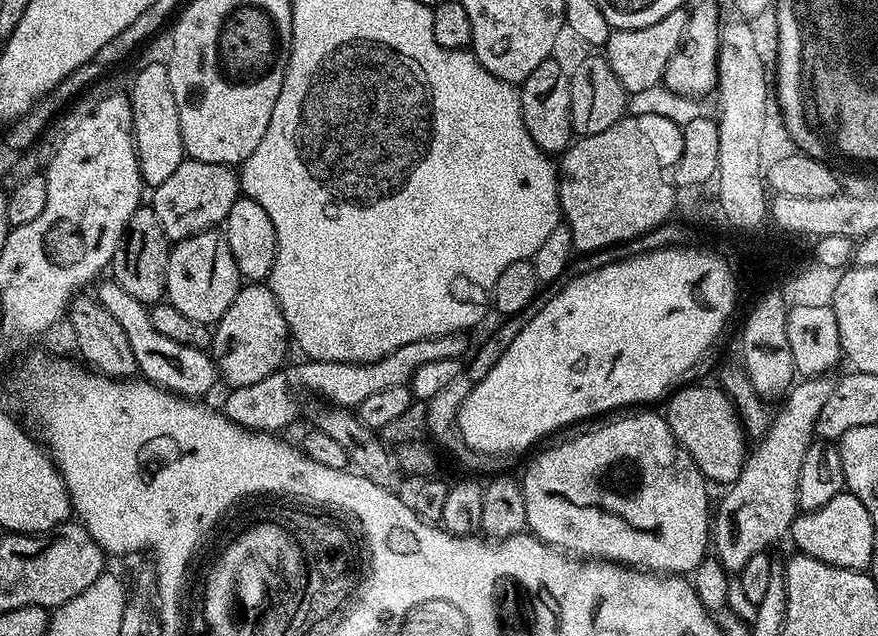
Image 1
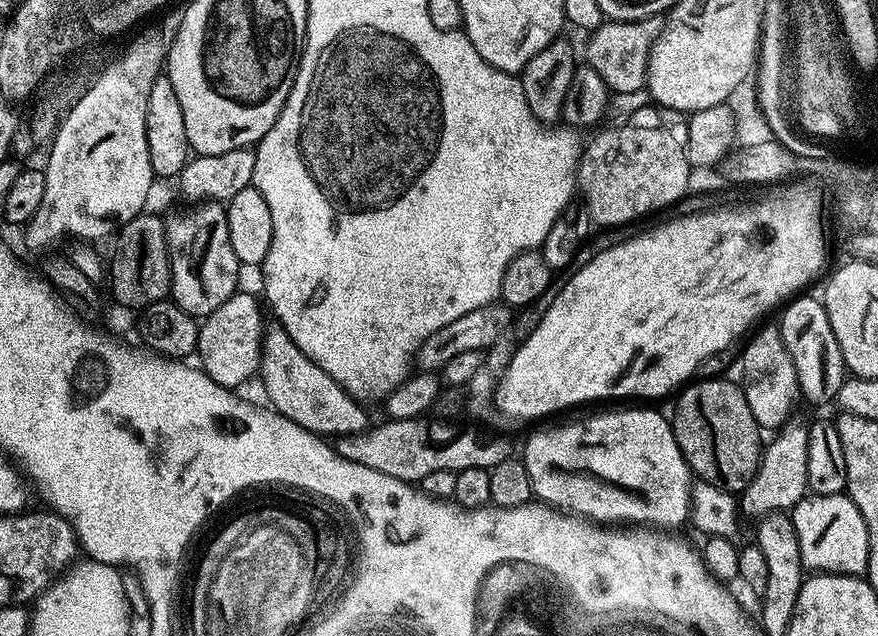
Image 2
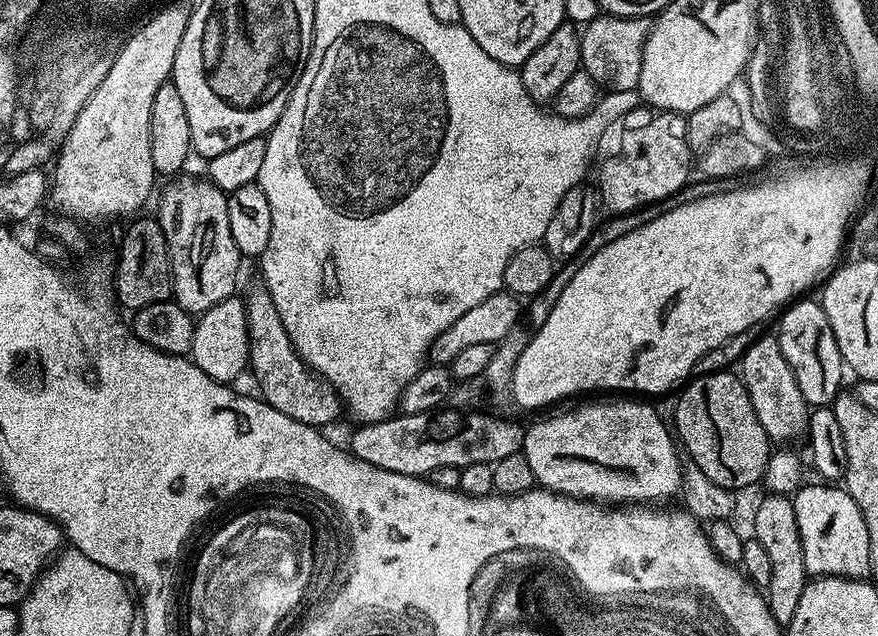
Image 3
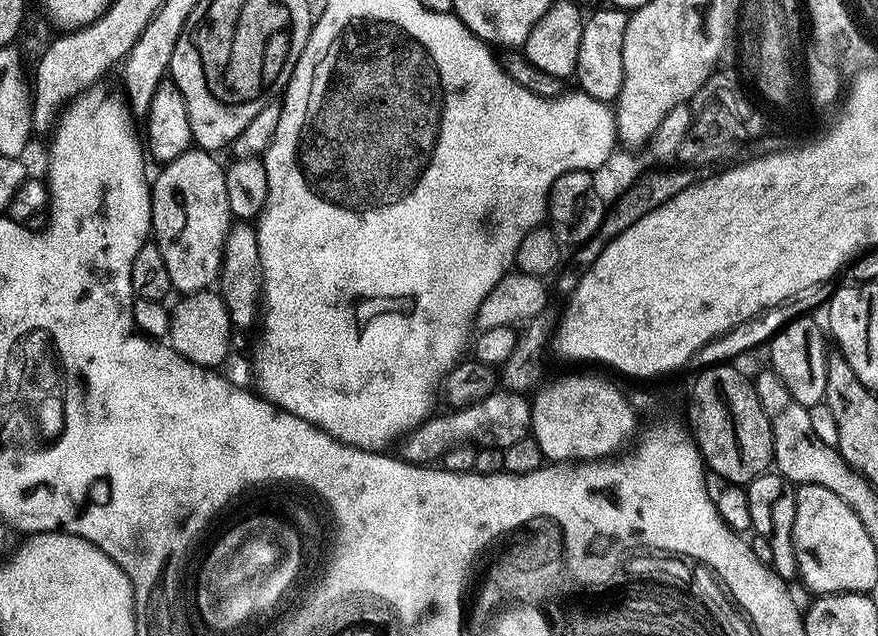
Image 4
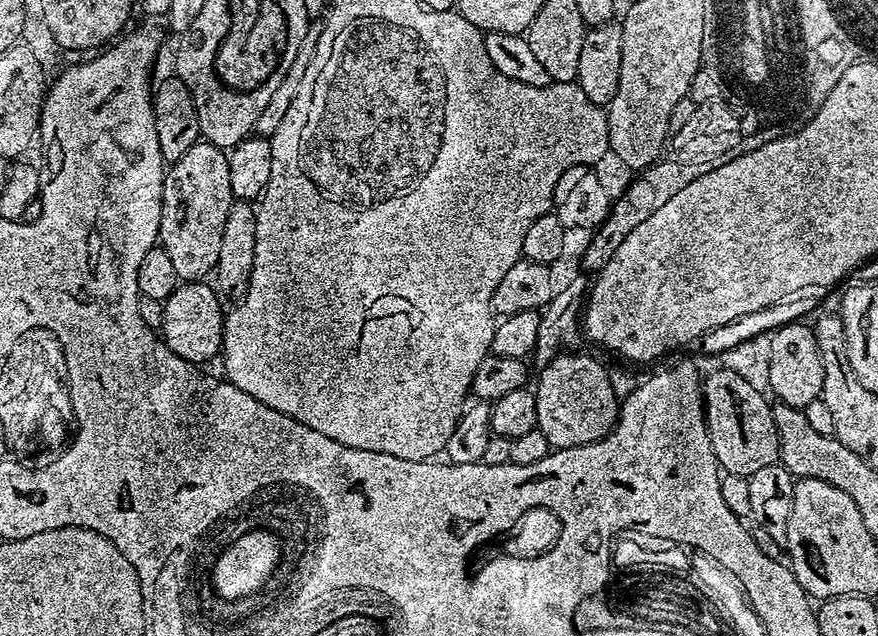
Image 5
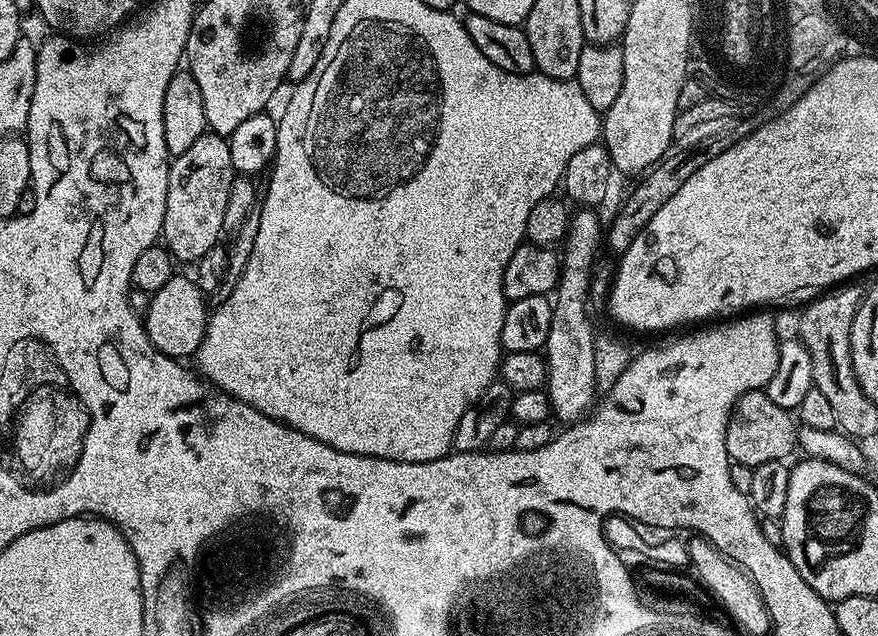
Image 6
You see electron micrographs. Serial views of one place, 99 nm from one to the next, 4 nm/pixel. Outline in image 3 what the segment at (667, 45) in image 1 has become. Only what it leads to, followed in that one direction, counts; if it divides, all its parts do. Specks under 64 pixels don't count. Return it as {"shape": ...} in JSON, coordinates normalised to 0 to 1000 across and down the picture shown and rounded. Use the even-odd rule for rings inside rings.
{"shape":[[[685,22],[664,39],[661,50],[661,99],[663,110],[685,140],[692,145],[718,145],[729,131],[731,79],[740,38],[728,25]]]}

